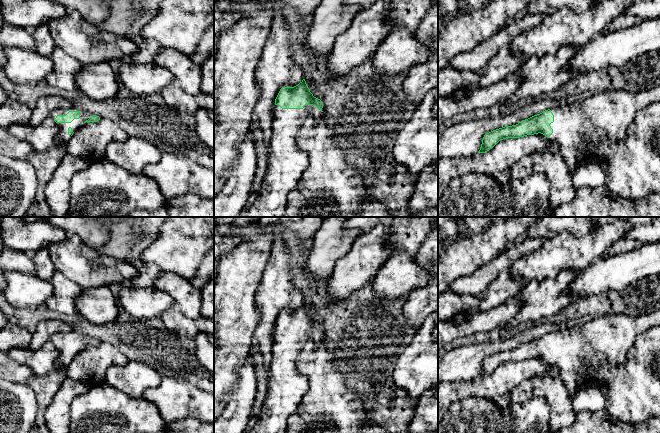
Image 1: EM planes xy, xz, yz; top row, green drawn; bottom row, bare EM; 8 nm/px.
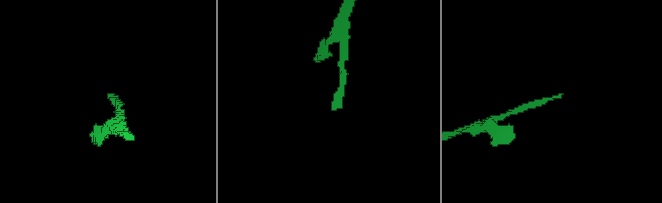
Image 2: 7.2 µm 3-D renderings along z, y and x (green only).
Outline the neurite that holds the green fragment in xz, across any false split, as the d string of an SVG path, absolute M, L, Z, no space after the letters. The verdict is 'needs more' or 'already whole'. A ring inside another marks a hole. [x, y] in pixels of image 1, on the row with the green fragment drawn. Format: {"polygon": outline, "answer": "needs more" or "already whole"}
{"polygon": "M305 79L294 87L282 87L275 99L271 151L266 162L266 172L262 183L254 189L253 203L245 207L243 217L284 217L287 195L297 188L299 181L309 165L308 154L300 149L294 140L305 119L314 114L322 115L323 102L310 92Z", "answer": "needs more"}

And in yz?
{"polygon": "M660 85L636 93L607 90L581 102L545 110L516 125L493 130L484 135L478 153L486 153L506 138L541 133L559 144L560 154L574 174L586 160L579 149L581 143L625 139L636 114L655 102L660 102Z", "answer": "needs more"}

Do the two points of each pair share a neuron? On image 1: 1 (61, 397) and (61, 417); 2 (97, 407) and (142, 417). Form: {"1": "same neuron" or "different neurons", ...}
{"1": "same neuron", "2": "same neuron"}

